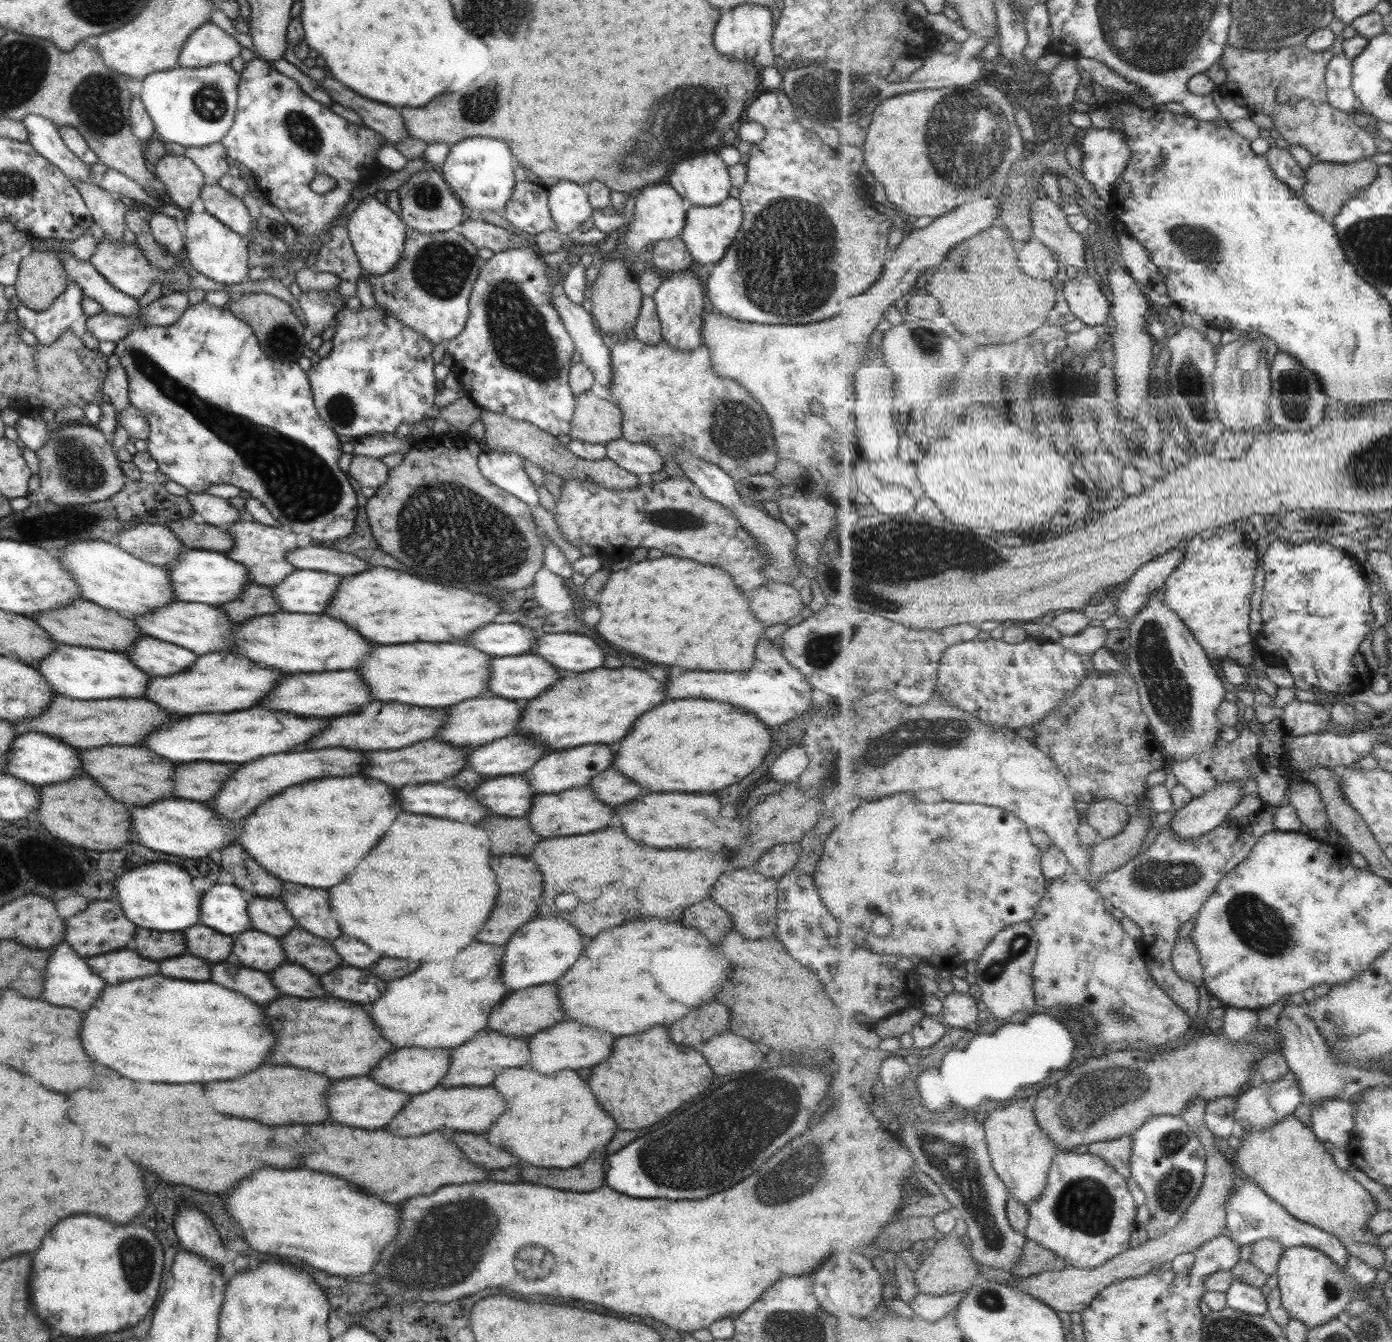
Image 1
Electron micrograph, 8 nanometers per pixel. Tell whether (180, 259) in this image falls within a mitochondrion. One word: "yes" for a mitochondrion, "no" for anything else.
no

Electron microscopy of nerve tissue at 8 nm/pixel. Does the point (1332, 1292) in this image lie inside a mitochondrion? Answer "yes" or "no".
yes

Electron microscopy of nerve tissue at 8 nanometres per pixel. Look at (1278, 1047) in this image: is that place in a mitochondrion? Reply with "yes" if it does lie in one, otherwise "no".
no

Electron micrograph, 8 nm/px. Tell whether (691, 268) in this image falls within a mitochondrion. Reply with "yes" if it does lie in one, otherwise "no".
no

